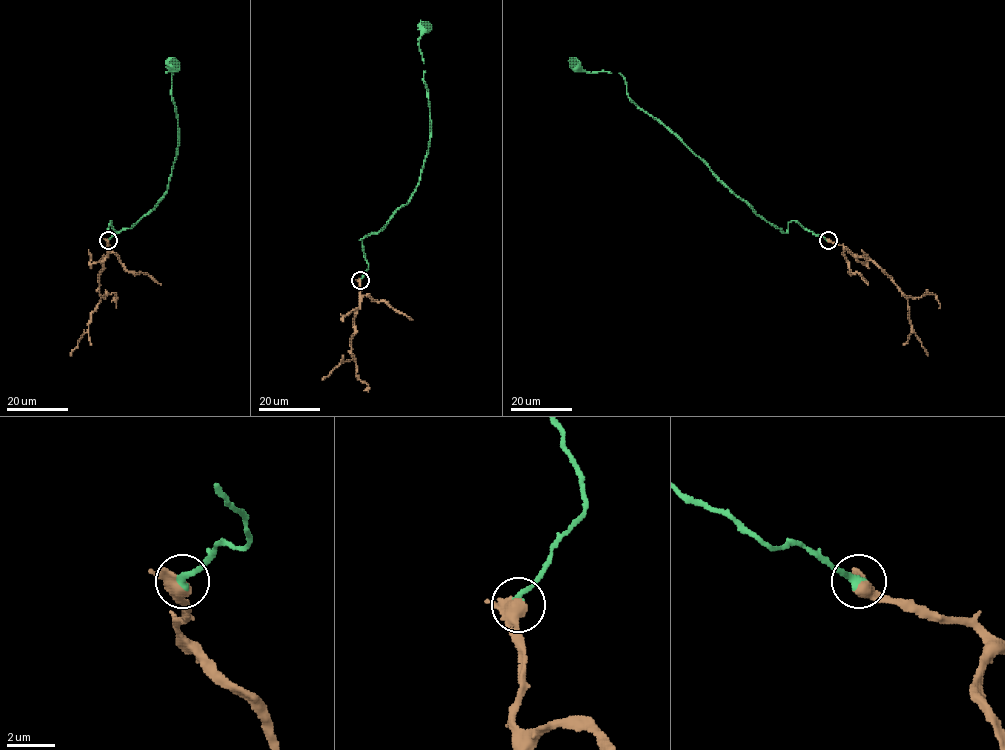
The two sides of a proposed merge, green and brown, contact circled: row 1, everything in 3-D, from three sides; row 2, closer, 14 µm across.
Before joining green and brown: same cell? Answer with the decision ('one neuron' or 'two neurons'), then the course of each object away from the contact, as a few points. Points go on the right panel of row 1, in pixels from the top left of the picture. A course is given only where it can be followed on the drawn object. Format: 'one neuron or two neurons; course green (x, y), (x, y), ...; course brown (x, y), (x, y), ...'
one neuron; course green (828, 240), (795, 221), (783, 232), (759, 216), (683, 142), (637, 106), (618, 72), (587, 72), (574, 65); course brown (828, 240), (843, 245), (853, 255), (872, 260), (889, 277), (906, 298), (911, 331), (927, 356)

